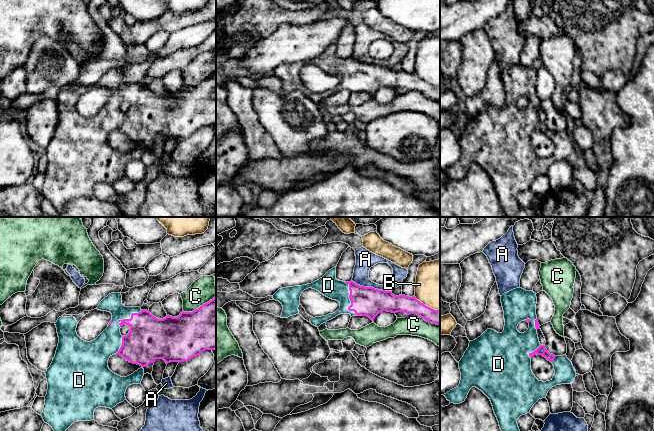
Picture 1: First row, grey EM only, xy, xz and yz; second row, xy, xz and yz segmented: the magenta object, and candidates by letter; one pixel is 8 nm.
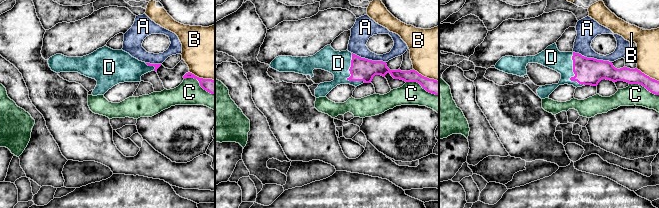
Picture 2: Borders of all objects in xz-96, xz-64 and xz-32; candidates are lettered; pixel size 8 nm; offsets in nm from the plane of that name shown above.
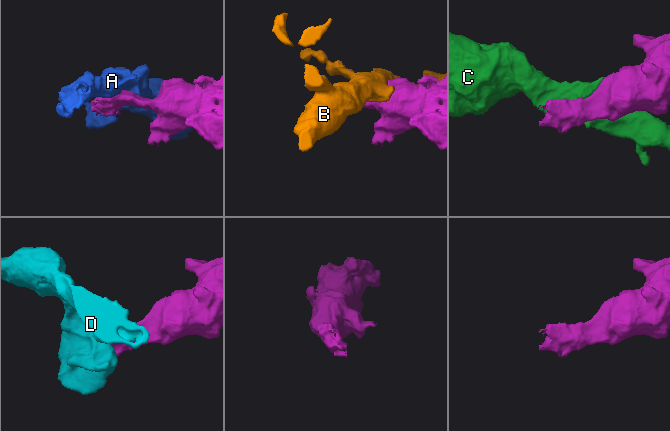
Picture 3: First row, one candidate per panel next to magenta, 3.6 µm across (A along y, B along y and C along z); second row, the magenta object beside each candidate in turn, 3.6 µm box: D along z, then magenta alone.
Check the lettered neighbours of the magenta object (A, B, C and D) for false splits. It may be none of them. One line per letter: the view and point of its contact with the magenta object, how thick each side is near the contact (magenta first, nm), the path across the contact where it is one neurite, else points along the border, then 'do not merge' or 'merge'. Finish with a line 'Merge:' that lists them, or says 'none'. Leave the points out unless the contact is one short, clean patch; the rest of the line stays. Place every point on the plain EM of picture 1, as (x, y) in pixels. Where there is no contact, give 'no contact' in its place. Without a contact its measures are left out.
A: contact xz (371, 63); calibres 240 and 150 nm; do not merge
B: contact xz (427, 82); calibres 140 and 380 nm; do not merge
C: contact xy (200, 82); calibres 380 and 200 nm; do not merge
D: contact xz (351, 78); calibres 240 and 170 nm; merge
Merge: D

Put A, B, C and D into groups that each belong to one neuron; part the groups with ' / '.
A / B / C / D

